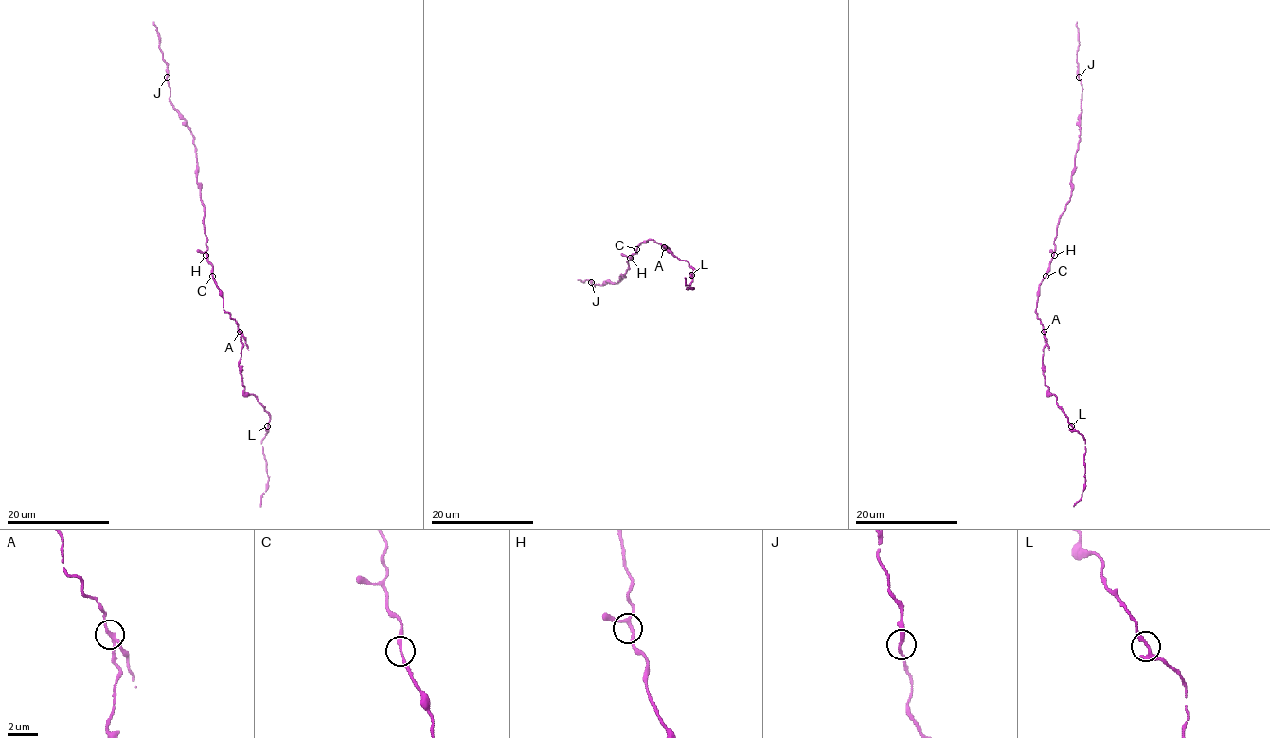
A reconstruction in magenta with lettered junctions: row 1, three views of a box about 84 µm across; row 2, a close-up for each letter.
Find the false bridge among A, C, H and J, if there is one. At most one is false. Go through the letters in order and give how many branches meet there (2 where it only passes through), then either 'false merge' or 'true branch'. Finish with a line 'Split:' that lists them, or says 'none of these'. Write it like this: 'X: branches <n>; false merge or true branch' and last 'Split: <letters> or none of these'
A: branches 3; false merge
C: branches 2; true branch
H: branches 3; true branch
J: branches 2; true branch
Split: A

